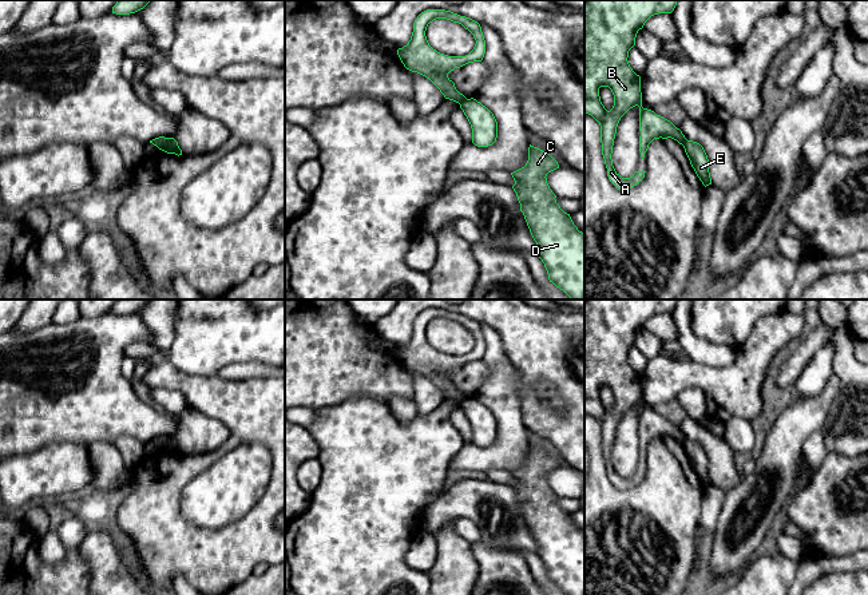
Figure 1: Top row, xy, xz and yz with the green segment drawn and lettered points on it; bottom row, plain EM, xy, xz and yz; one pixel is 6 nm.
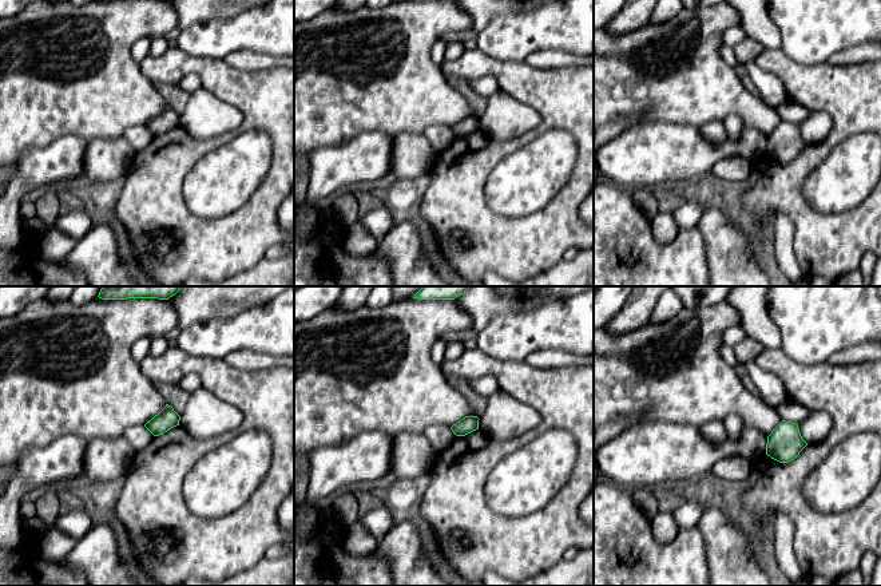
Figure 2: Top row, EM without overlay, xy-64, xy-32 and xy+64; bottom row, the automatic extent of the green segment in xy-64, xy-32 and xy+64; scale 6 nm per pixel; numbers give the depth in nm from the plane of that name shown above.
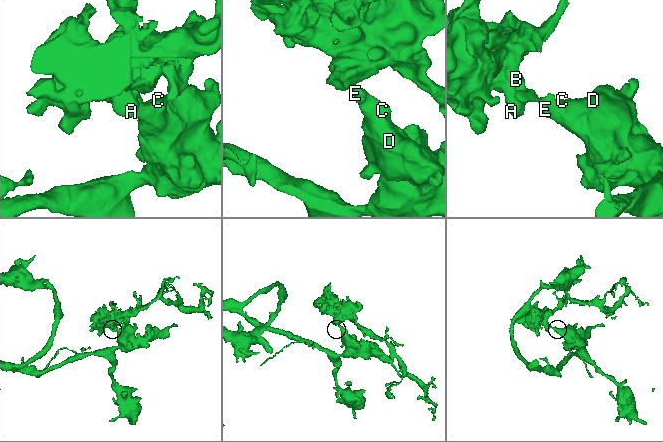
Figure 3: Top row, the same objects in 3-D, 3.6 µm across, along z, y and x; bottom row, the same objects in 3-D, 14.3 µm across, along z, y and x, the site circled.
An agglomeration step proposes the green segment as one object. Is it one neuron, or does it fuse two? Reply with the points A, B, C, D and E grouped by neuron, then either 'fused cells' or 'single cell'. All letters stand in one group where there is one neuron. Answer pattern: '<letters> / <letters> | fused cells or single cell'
A B / C D E | fused cells

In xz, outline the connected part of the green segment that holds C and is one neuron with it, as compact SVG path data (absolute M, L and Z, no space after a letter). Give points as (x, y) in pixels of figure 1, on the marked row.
M530 144L526 166L511 172L512 189L550 282L571 300L584 300L584 233L560 209L547 183L547 174L556 168L548 152Z

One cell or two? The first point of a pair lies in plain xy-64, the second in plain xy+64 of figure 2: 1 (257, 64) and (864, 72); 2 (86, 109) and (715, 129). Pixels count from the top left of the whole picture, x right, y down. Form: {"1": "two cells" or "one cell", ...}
{"1": "two cells", "2": "two cells"}

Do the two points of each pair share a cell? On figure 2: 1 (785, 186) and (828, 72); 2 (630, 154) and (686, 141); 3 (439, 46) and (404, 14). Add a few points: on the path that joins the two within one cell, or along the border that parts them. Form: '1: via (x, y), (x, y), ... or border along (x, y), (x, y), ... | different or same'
1: via (812, 157), (840, 131), (840, 102) | same
2: via (643, 154), (673, 154) | same
3: border along (437, 39), (432, 47), (432, 59), (439, 66) | different

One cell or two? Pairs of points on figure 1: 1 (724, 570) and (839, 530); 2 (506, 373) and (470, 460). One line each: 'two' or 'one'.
1: two
2: one

